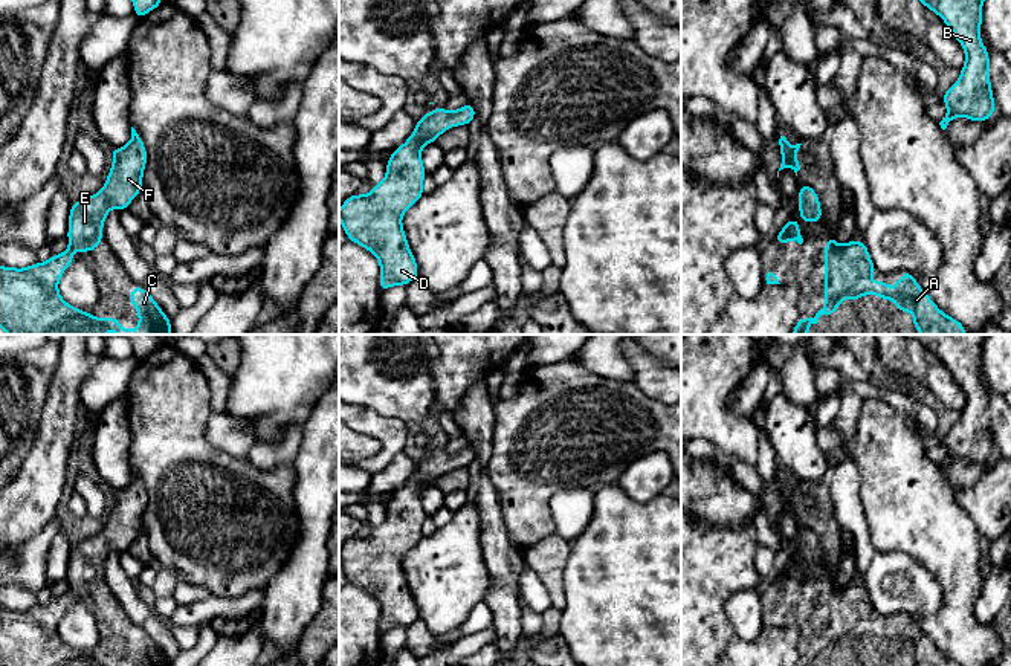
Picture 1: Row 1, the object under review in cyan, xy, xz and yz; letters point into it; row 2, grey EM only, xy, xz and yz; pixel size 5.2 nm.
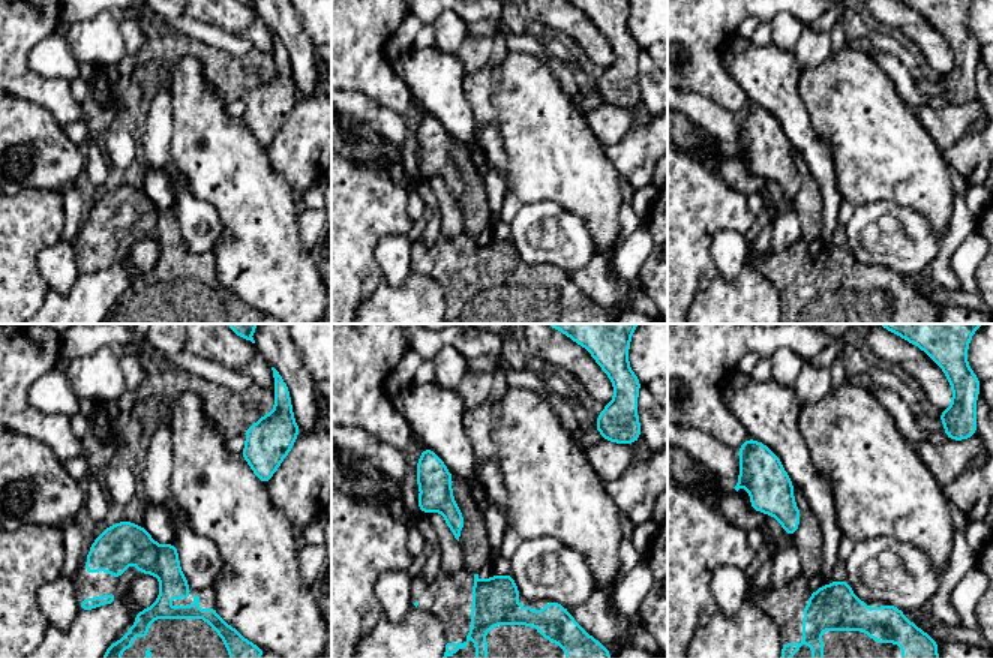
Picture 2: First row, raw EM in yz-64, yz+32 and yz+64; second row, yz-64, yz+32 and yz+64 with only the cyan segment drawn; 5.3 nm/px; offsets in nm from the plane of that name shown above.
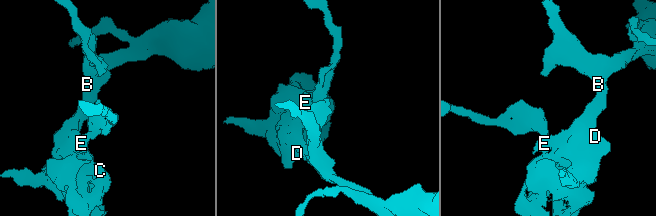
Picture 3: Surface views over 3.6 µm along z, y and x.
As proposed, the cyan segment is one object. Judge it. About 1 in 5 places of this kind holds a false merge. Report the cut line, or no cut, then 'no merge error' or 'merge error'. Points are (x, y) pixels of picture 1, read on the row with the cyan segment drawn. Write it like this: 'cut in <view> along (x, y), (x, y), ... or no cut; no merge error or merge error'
no cut; no merge error

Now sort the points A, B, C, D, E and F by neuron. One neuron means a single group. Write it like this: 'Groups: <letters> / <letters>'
Groups: A B C D E F

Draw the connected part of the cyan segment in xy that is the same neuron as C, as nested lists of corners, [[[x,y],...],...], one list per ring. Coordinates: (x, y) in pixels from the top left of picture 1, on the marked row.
[[[131,127],[131,139],[125,147],[108,151],[113,154],[113,165],[102,189],[70,206],[69,249],[52,255],[46,263],[37,261],[24,269],[0,266],[0,327],[8,335],[105,335],[107,330],[116,335],[173,335],[170,318],[160,310],[154,298],[137,284],[130,290],[130,304],[139,315],[139,327],[133,330],[122,330],[119,318],[93,318],[90,312],[81,312],[60,296],[58,281],[72,264],[73,252],[93,252],[102,241],[102,226],[108,211],[111,208],[128,209],[130,202],[142,192],[142,176],[148,157],[136,130]]]

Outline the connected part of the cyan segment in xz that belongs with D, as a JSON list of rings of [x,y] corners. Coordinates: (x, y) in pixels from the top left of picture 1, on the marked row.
[[[467,102],[455,112],[438,107],[415,122],[408,141],[391,153],[385,179],[368,196],[350,196],[339,209],[339,220],[350,241],[368,249],[380,261],[380,292],[406,286],[418,276],[417,261],[409,249],[402,215],[425,196],[422,147],[457,125],[469,125],[475,107]]]

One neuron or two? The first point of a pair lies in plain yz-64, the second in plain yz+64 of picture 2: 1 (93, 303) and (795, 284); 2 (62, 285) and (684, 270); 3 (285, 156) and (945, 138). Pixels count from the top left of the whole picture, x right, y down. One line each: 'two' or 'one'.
1: two
2: two
3: two

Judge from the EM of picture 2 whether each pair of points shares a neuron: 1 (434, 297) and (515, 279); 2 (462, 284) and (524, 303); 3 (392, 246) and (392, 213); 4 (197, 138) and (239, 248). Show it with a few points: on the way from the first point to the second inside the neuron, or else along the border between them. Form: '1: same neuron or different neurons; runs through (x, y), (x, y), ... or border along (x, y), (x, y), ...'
1: different neurons; border along (416, 273), (432, 276), (444, 288), (447, 308)
2: same neuron; runs through (477, 284), (498, 303), (509, 303)
3: different neurons; border along (405, 234), (386, 234), (378, 242), (375, 266)
4: same neuron; runs through (224, 165), (239, 180), (239, 221)

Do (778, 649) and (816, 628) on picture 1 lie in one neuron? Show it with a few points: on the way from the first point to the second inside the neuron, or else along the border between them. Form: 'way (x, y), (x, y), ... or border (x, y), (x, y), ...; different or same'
border (765, 623), (796, 628), (799, 633), (799, 649); different

